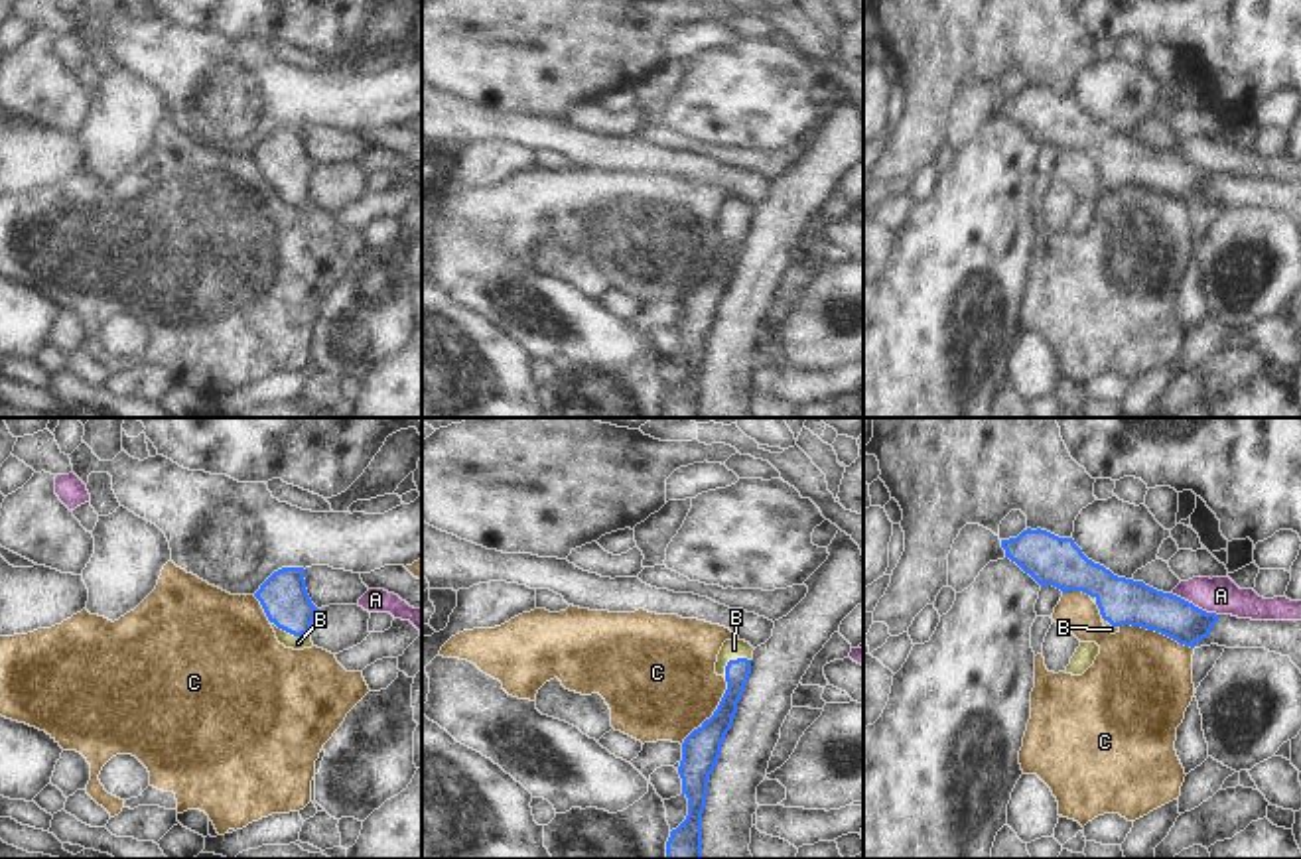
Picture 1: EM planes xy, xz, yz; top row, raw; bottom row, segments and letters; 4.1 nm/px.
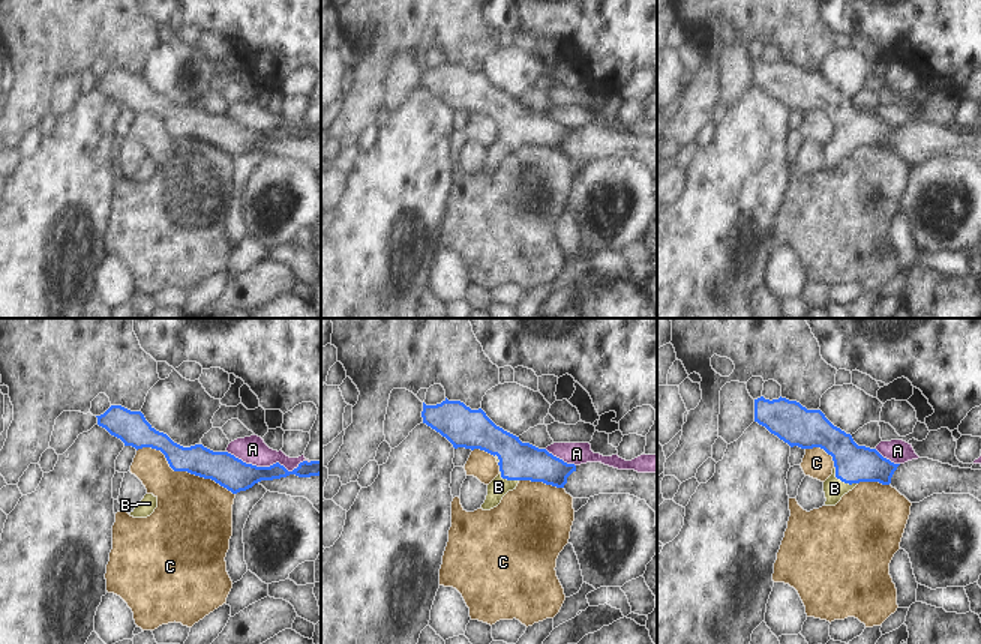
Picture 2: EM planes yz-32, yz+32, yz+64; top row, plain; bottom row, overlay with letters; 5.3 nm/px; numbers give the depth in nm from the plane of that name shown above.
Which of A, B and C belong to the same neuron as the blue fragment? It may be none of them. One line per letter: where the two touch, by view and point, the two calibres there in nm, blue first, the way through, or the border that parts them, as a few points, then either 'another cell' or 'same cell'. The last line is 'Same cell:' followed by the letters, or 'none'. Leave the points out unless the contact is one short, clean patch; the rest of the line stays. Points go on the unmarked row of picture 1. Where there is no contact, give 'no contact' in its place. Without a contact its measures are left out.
A: contact yz (1193, 164); calibres 180 and 150 nm; another cell
B: contact xy (290, 192); calibres 190 and 60 nm; way xy (284, 156), (290, 170), (290, 192), (298, 201); same cell
C: contact yz (1158, 190); calibres 190 and 420 nm; another cell
Same cell: B

